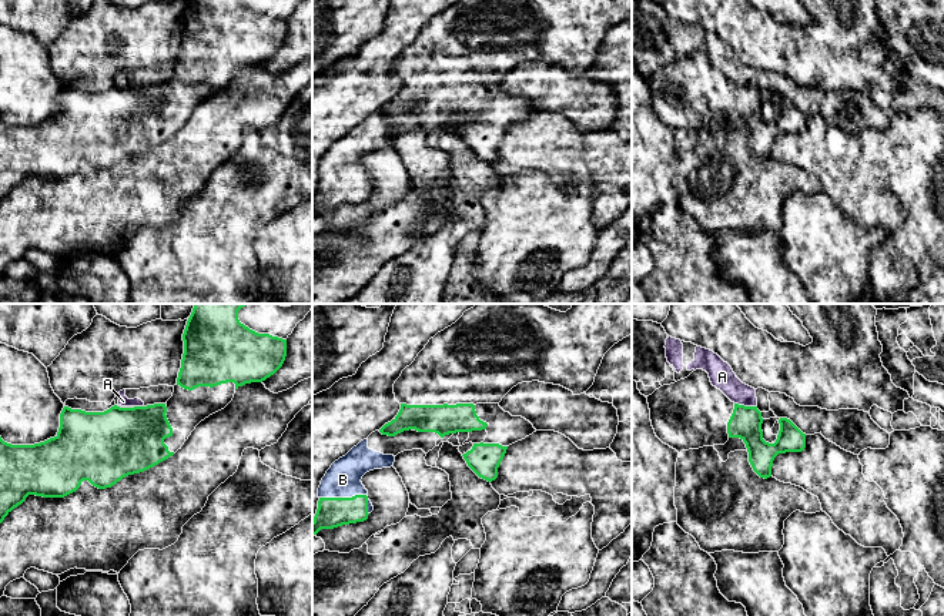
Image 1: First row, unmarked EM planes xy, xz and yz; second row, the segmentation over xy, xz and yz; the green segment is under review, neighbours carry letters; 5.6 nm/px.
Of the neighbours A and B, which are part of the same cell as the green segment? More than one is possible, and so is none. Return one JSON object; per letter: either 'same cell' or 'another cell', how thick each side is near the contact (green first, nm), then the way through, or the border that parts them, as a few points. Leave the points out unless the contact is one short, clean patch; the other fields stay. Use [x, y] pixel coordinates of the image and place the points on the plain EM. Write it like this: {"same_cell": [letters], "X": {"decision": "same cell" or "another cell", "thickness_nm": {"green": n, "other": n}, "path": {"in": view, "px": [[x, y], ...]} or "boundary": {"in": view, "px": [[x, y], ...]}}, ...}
{"same_cell": ["B"], "A": {"decision": "another cell", "thickness_nm": {"green": 180, "other": 140}, "boundary": {"in": "yz", "px": [[735, 83], [756, 87]]}}, "B": {"decision": "same cell", "thickness_nm": {"green": 170, "other": 200}}}

